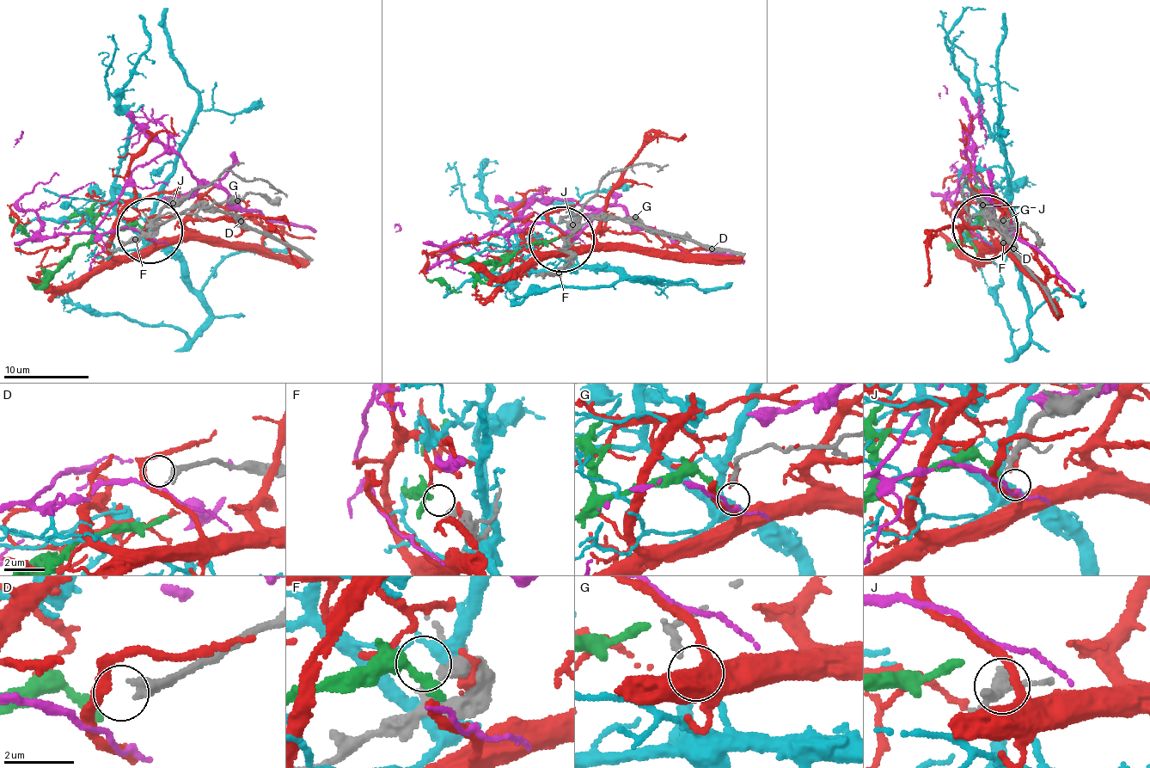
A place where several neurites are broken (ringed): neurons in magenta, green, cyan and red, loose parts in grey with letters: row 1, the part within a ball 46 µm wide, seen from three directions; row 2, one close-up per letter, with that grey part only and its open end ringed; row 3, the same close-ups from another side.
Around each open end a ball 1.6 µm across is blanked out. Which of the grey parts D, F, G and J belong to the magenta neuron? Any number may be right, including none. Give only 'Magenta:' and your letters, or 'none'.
Magenta: none

